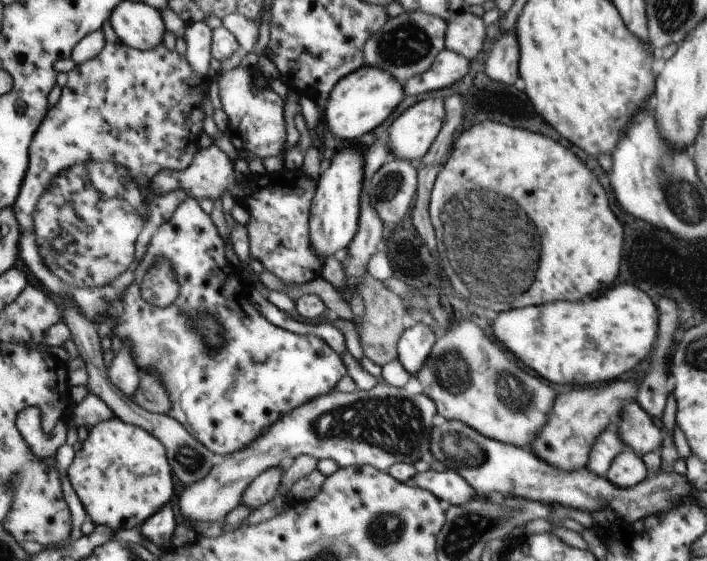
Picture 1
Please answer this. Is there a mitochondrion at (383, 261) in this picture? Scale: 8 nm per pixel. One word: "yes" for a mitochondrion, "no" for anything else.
no

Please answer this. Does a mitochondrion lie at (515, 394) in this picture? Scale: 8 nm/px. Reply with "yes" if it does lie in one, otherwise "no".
yes

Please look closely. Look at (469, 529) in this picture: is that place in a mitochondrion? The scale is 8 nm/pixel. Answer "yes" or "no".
yes

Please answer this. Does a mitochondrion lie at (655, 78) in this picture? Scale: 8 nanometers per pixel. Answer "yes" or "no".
no

